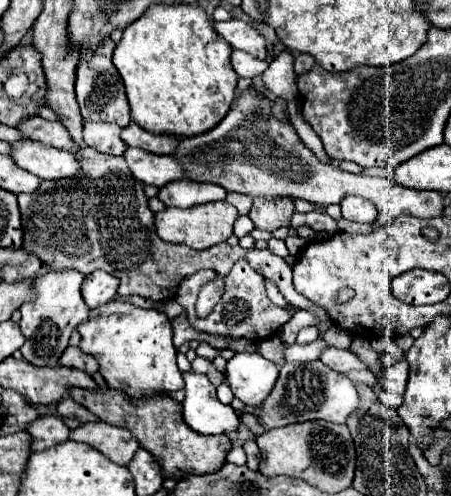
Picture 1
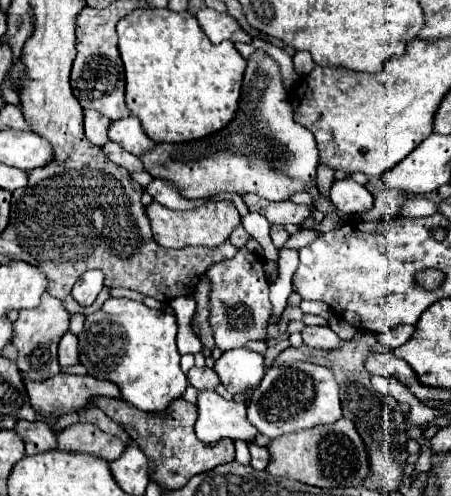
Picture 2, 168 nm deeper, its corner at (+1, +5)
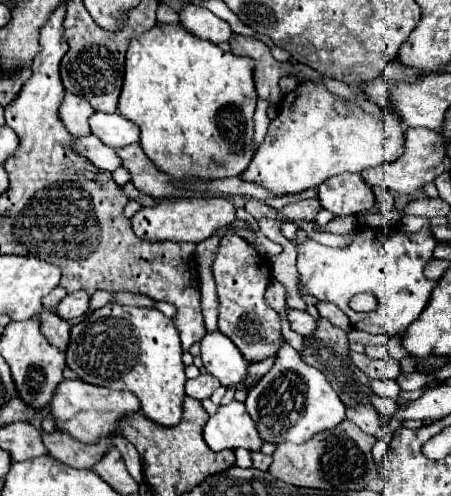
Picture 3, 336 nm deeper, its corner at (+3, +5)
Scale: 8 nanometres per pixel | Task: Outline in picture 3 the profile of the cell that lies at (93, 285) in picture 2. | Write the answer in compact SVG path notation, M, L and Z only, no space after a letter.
M76 290L72 294L68 294L60 304L58 304L58 316L64 320L72 320L78 318L82 314L86 314L90 308L90 296L86 290Z

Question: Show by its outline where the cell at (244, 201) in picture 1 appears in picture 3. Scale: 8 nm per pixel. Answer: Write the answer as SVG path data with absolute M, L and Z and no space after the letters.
M274 356L264 358L264 360L258 362L258 364L252 364L252 366L250 366L250 380L246 380L246 384L256 384L272 366L274 366Z

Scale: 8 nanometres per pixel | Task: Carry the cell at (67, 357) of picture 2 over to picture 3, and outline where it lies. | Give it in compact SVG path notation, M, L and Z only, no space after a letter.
M42 310L38 318L42 318L42 334L46 336L46 340L60 352L66 352L70 342L70 324L46 310Z

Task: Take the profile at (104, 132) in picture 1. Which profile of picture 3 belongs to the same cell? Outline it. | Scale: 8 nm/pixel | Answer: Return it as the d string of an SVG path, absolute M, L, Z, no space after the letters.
M66 92L66 98L62 102L62 122L64 126L70 130L72 136L76 138L82 138L82 136L88 136L92 134L90 132L90 126L88 126L88 120L90 116L94 114L96 110L90 106L90 102L86 102L84 98L80 96L74 96L70 92Z

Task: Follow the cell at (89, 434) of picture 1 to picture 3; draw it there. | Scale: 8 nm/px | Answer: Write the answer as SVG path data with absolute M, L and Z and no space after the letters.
M60 430L52 434L42 434L42 440L56 460L72 468L92 468L100 458L104 458L110 448L106 438L98 438L98 442L94 444L84 444L76 438L70 438L68 434L62 434Z

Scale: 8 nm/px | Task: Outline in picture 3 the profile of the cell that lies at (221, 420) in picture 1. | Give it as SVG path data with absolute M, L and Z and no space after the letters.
M232 400L230 404L220 404L216 414L212 414L204 426L204 440L214 450L244 446L246 450L260 450L262 440L256 432L256 426L246 412L242 402Z

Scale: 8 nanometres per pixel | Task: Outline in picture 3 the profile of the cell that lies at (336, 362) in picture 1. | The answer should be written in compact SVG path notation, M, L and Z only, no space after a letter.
M286 308L286 314L288 314L288 320L290 320L290 328L294 332L302 334L304 338L314 334L316 322L314 322L314 318L308 312L298 312L298 310L292 310L292 308Z

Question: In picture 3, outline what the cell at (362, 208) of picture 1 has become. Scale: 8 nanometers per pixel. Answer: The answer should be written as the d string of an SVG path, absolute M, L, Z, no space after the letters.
M340 174L318 186L322 208L336 216L360 214L374 206L374 194L360 174Z

